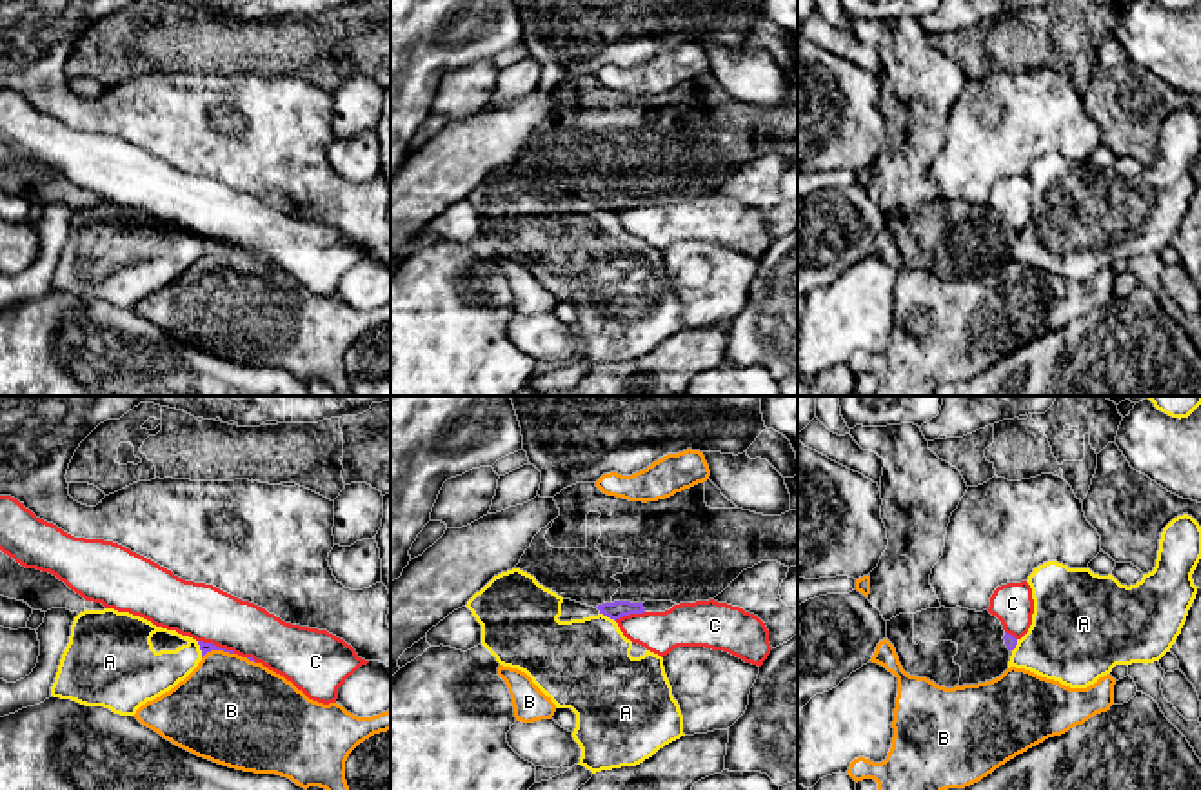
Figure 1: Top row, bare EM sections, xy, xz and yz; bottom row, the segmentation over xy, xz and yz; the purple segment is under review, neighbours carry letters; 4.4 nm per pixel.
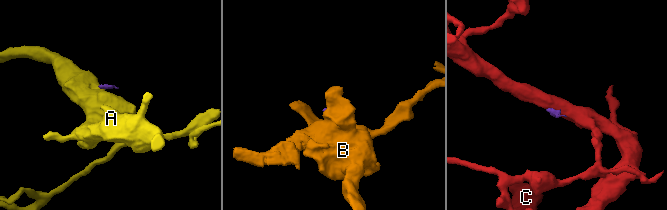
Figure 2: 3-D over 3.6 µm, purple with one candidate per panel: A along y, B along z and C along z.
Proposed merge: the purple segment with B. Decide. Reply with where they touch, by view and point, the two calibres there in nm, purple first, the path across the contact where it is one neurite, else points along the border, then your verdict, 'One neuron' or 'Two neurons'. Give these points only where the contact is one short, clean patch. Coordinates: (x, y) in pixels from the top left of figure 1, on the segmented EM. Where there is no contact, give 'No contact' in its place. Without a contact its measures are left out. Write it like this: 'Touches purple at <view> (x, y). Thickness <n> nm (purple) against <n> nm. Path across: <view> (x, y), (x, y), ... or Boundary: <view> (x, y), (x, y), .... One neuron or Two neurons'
Touches purple at xy (217, 649). Thickness 50 nm (purple) against 420 nm. Path across: xy (206, 647), (217, 649), (228, 703). One neuron

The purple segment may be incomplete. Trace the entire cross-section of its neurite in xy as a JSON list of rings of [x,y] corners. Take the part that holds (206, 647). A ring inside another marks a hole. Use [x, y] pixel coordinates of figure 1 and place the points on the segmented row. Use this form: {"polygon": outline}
{"polygon": [[[198,641],[202,661],[174,688],[142,705],[134,717],[173,745],[213,763],[254,774],[276,774],[302,788],[349,790],[345,761],[374,734],[391,730],[391,708],[358,717],[338,703],[309,699],[283,676],[253,657]]]}

